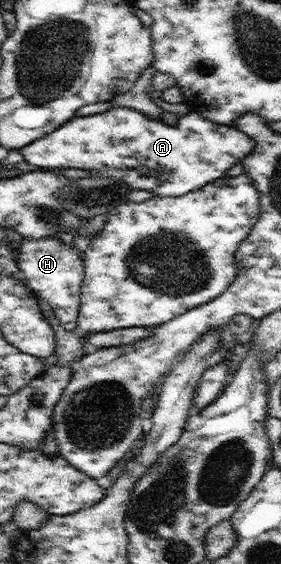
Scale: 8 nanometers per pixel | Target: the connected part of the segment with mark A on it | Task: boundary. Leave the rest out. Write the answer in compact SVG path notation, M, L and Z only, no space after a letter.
M125 106L111 107L107 112L101 114L92 114L91 116L85 114L81 117L75 116L73 119L68 120L65 124L62 124L49 134L46 134L39 140L34 140L31 144L27 144L23 148L19 149L20 153L24 156L25 160L29 164L35 166L43 166L45 169L65 169L65 168L82 168L83 170L89 170L91 174L98 174L98 176L105 176L120 180L121 183L125 183L128 187L137 190L149 190L154 195L159 196L183 196L189 191L194 191L199 188L203 188L207 183L213 183L218 178L227 176L227 171L235 164L241 162L250 152L253 150L254 140L251 140L244 132L233 126L227 126L225 124L217 124L207 120L204 116L201 116L198 112L189 111L185 116L178 117L178 122L175 126L169 125L162 120L153 119L140 111Z

